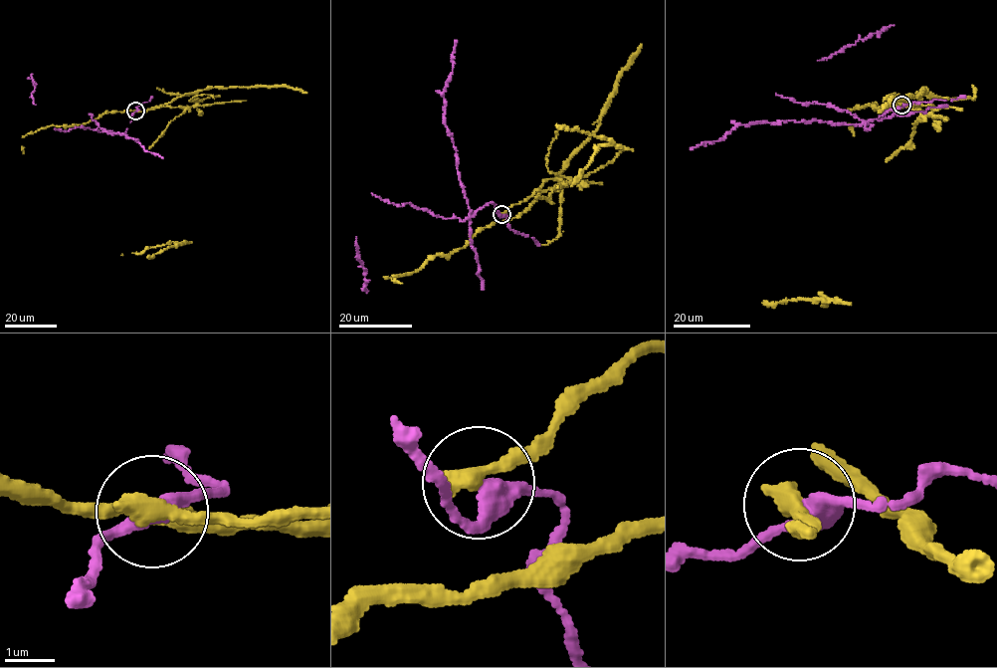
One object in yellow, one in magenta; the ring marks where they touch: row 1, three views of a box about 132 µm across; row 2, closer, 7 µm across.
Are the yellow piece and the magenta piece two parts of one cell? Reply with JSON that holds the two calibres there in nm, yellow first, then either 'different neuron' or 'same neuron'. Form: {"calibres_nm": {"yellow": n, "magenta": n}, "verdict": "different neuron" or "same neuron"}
{"calibres_nm": {"yellow": 440, "magenta": 360}, "verdict": "different neuron"}

